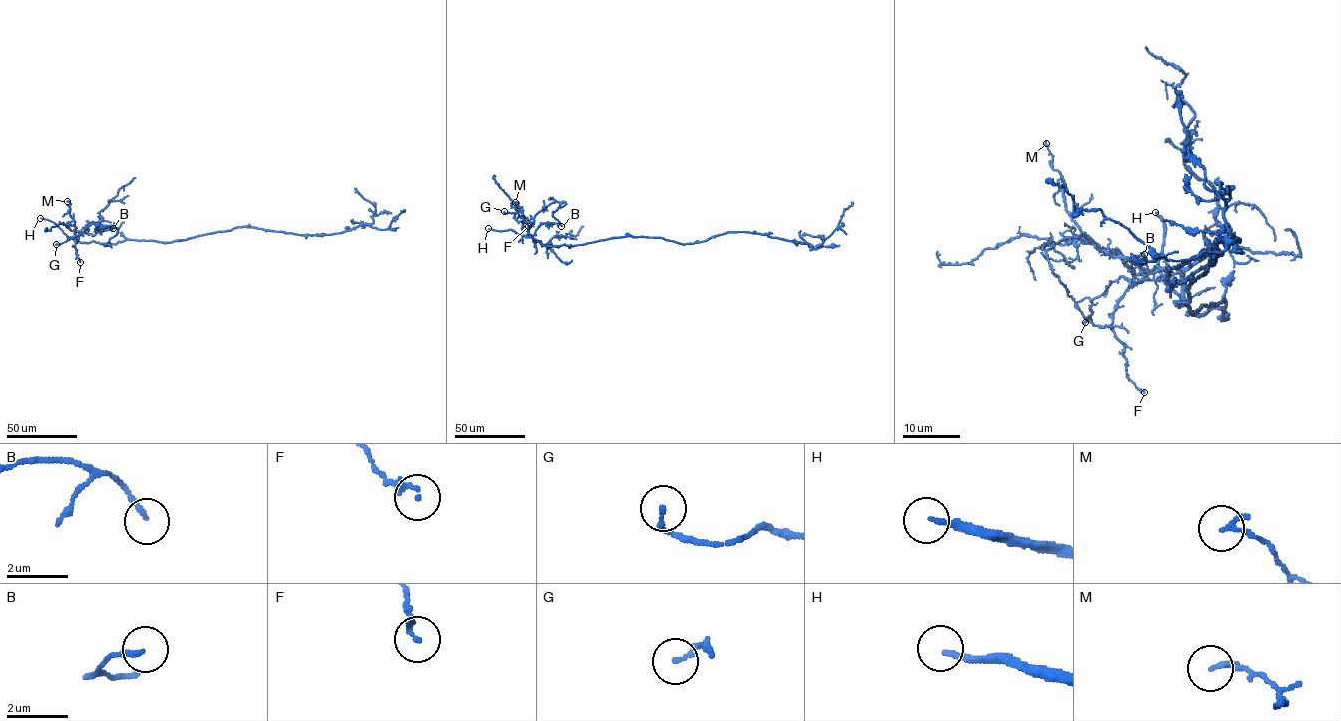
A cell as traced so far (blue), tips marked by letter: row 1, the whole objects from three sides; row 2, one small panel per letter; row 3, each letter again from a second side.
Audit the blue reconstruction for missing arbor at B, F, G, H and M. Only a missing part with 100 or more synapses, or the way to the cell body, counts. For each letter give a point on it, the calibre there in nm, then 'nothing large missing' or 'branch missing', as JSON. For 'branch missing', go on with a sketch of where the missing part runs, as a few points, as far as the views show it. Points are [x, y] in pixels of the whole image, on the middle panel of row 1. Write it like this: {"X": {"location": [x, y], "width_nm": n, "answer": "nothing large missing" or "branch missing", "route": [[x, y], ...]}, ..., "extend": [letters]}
{"B": {"location": [561, 226], "width_nm": 160, "answer": "nothing large missing"}, "F": {"location": [528, 226], "width_nm": 110, "answer": "nothing large missing"}, "G": {"location": [504, 211], "width_nm": 150, "answer": "nothing large missing"}, "H": {"location": [488, 228], "width_nm": 160, "answer": "branch missing"}, "M": {"location": [515, 202], "width_nm": 170, "answer": "nothing large missing"}, "extend": ["H"]}

